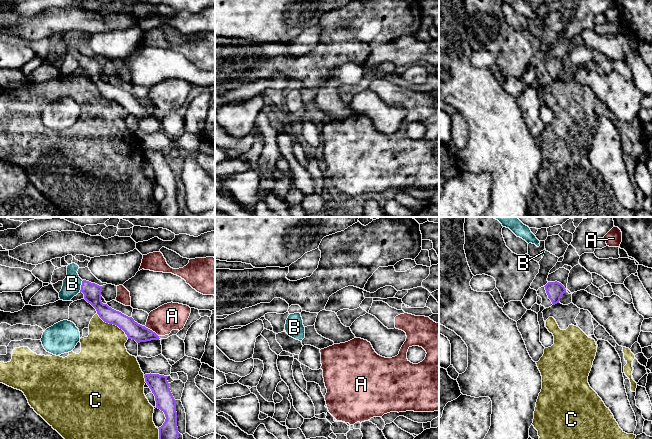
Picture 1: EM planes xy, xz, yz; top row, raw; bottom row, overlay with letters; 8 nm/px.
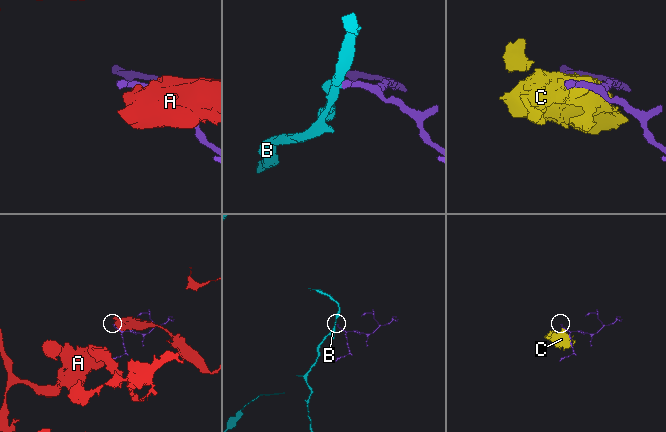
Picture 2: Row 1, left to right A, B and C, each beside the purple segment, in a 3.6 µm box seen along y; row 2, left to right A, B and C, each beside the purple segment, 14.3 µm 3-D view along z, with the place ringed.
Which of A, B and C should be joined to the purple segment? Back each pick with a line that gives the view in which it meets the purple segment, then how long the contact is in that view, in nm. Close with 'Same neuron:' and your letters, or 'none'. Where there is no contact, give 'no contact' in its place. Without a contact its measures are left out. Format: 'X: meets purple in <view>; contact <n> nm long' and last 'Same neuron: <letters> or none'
B: meets purple in xy; contact 100 nm long
Same neuron: B

